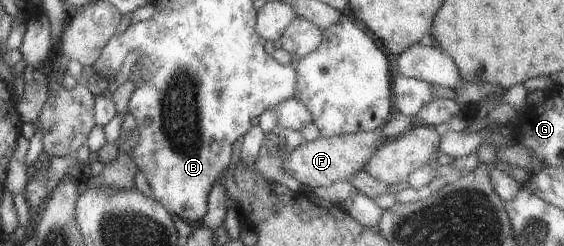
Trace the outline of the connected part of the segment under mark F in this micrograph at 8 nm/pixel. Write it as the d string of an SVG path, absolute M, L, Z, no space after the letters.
M378 131L356 132L342 135L323 137L319 135L313 141L305 141L291 151L282 163L285 175L293 177L298 183L309 188L327 187L335 181L349 180L355 171L363 170L367 157L379 145L386 143L385 138Z

